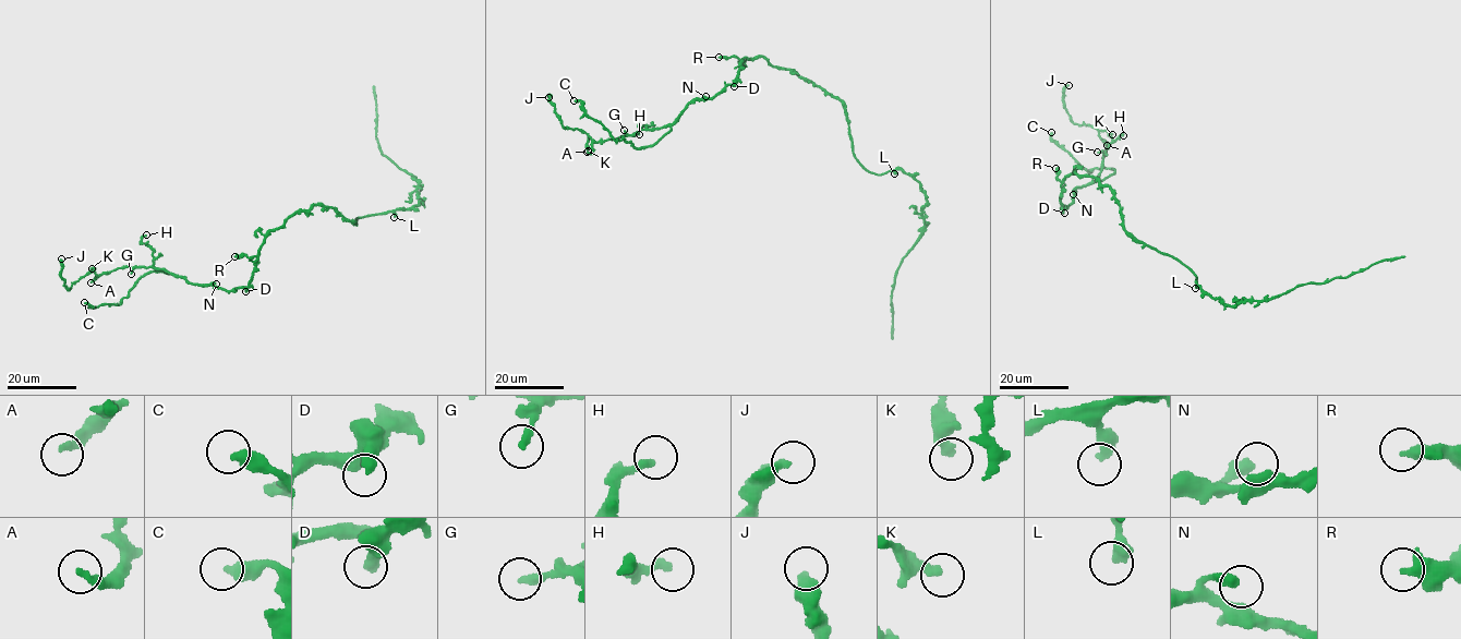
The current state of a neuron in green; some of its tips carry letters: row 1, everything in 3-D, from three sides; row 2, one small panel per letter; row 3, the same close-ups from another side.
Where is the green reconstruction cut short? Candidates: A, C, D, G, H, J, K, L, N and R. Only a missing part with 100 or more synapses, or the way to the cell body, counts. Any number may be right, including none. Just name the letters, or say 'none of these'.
none of these

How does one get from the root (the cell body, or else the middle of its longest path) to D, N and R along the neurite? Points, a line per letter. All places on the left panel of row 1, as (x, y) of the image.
D: (320, 205), (293, 213), (268, 232), (245, 291)
N: (320, 205), (293, 213), (268, 232), (248, 286), (227, 290), (210, 284), (216, 284)
R: (320, 205), (293, 213), (278, 229), (273, 229), (256, 256), (234, 256)

